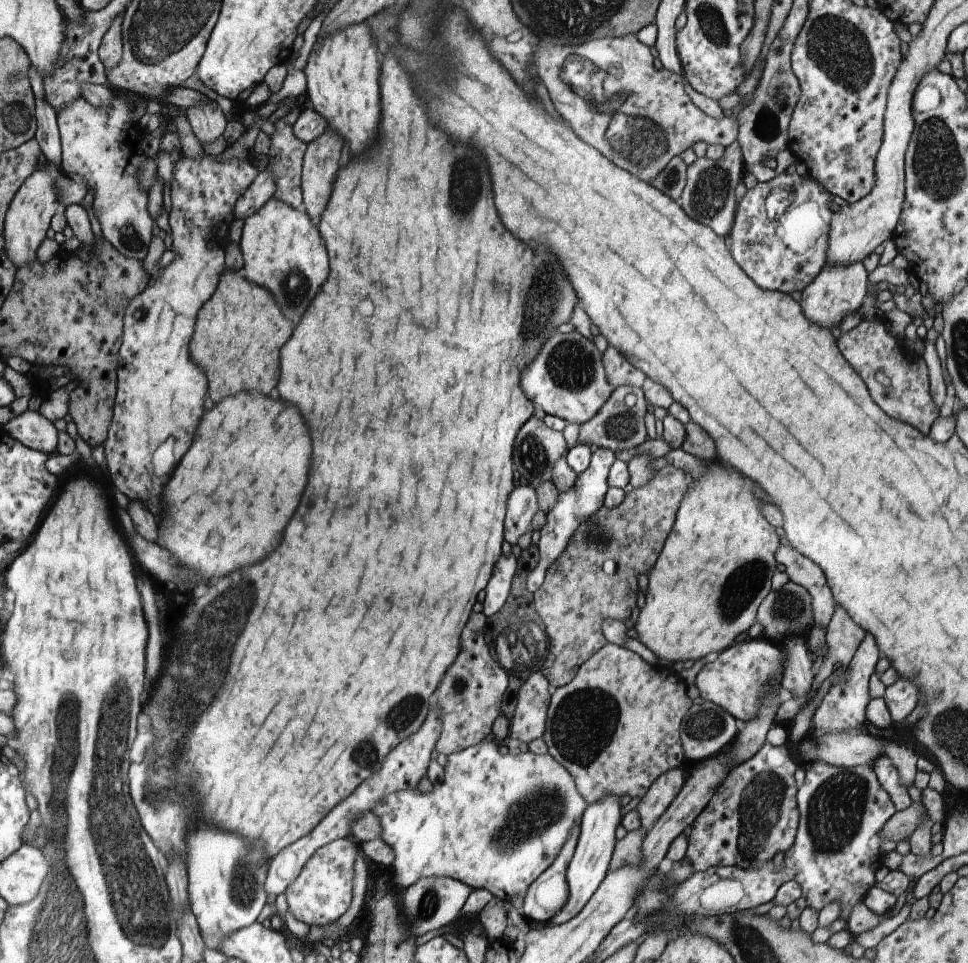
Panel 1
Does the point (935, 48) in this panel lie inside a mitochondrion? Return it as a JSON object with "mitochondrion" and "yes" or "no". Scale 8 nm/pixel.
{"mitochondrion":"no"}

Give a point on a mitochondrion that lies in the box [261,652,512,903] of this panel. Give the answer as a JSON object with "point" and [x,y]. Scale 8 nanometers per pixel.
{"point":[402,715]}

